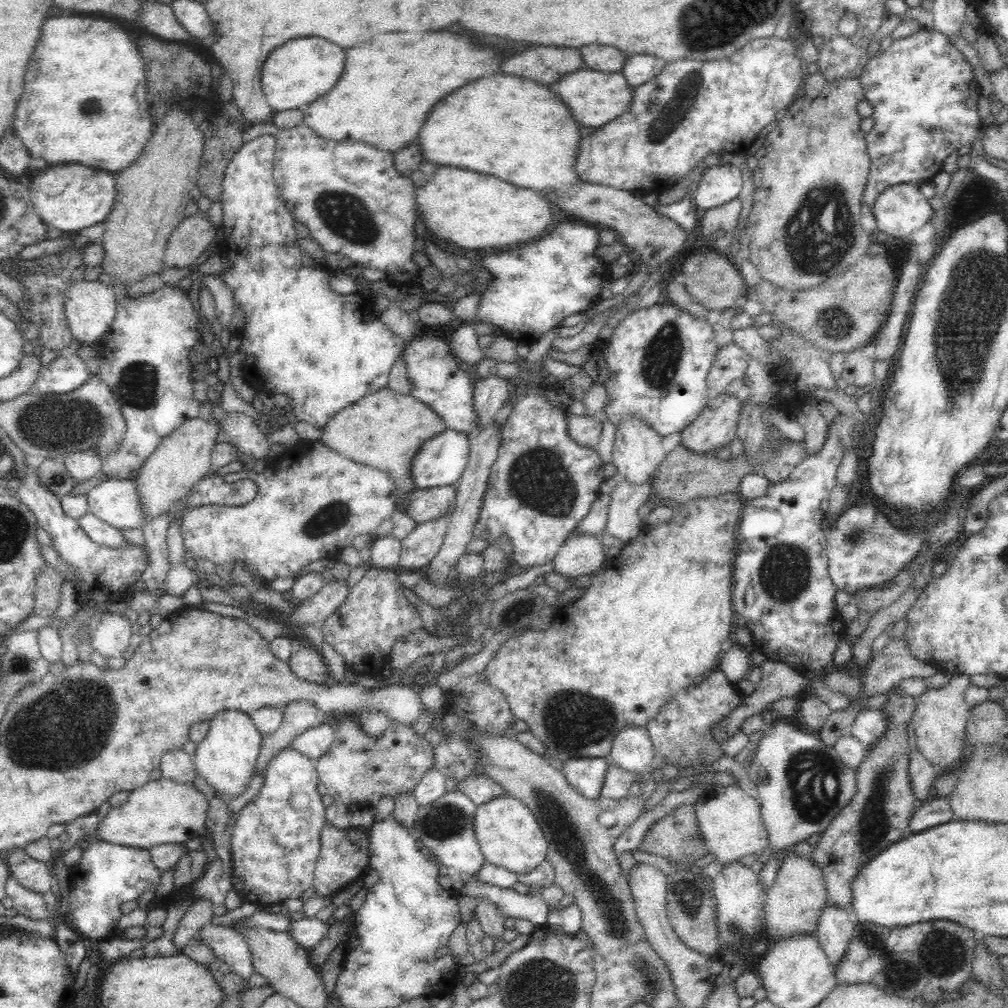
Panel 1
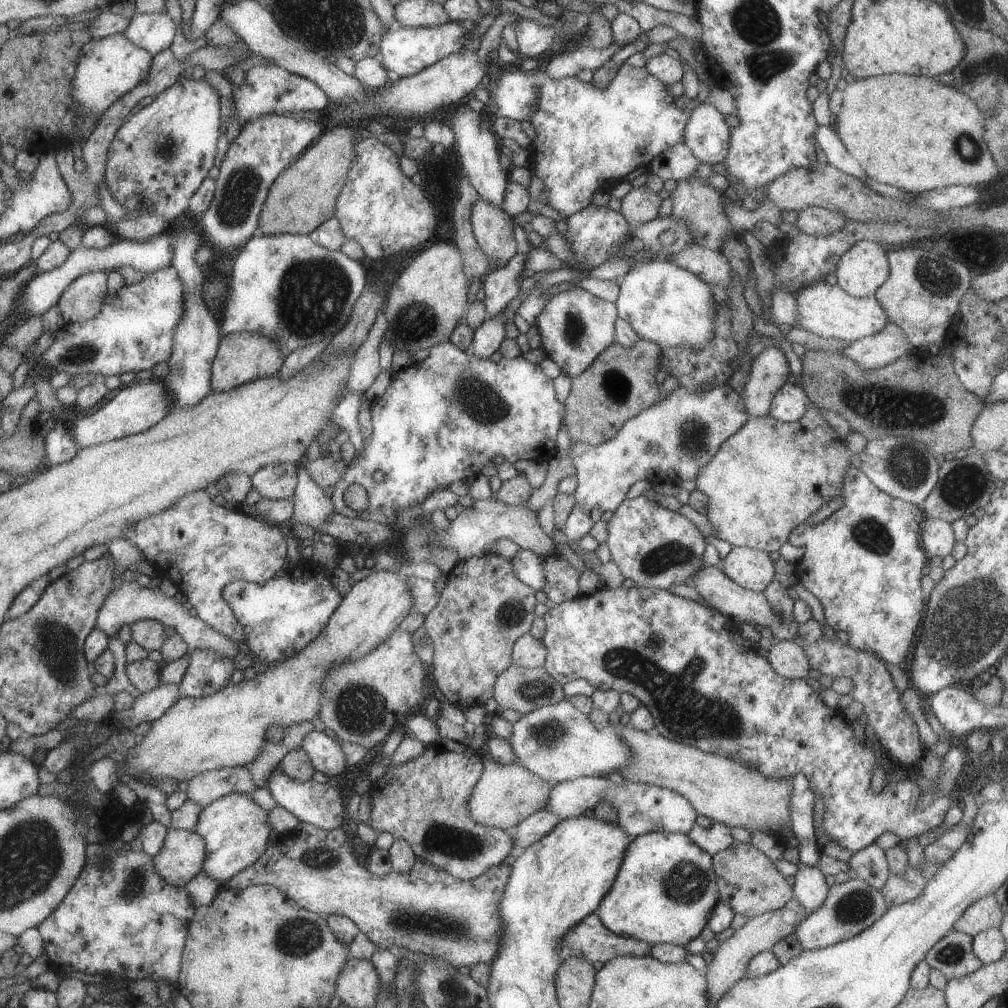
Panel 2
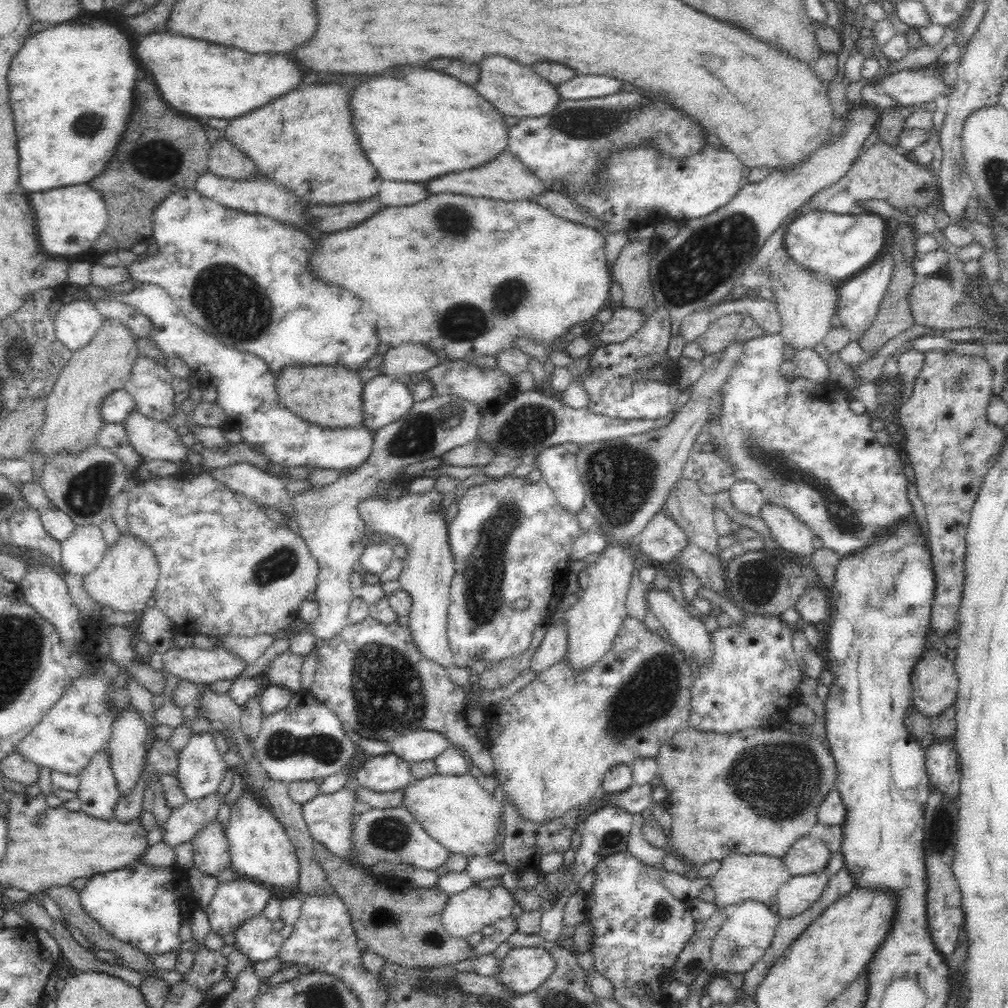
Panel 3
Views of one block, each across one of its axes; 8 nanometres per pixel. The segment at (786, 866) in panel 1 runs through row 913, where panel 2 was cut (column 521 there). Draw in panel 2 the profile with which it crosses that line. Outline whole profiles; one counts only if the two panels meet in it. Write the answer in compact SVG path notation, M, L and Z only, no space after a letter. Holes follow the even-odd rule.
M483 738L482 744L483 749L480 756L483 758L484 773L471 793L470 815L480 825L510 830L528 816L542 811L547 806L554 785L529 772L518 762L512 765L502 765L495 762L487 752L485 738Z

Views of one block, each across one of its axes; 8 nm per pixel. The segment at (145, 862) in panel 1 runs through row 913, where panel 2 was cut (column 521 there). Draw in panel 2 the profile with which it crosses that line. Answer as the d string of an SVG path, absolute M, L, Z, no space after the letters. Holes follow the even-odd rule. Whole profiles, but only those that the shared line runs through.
M625 63L607 88L581 82L576 75L552 79L547 72L524 71L506 65L495 83L487 79L483 87L490 95L485 110L493 118L507 117L520 123L530 120L536 138L531 142L530 165L533 168L529 168L542 180L551 214L563 219L591 205L597 191L605 191L612 182L622 181L639 167L647 168L663 149L683 143L684 130L691 116L691 108L683 110L675 106L674 98L667 92L668 87L651 76L646 68Z

